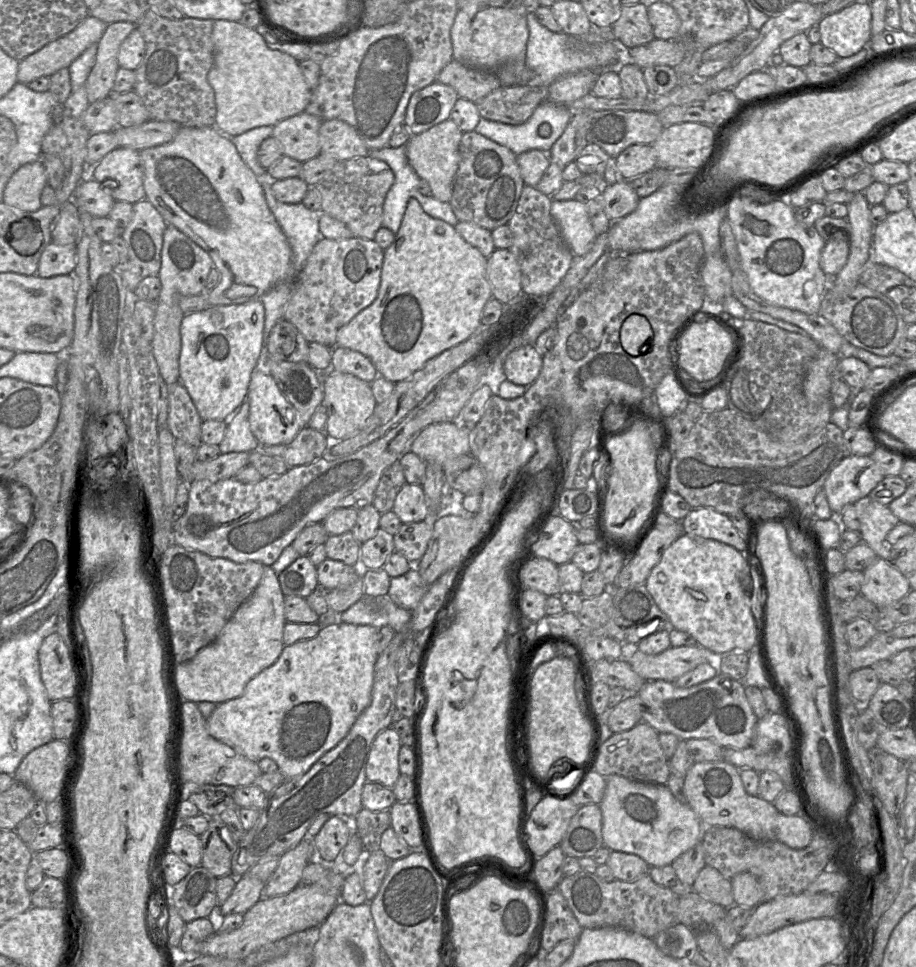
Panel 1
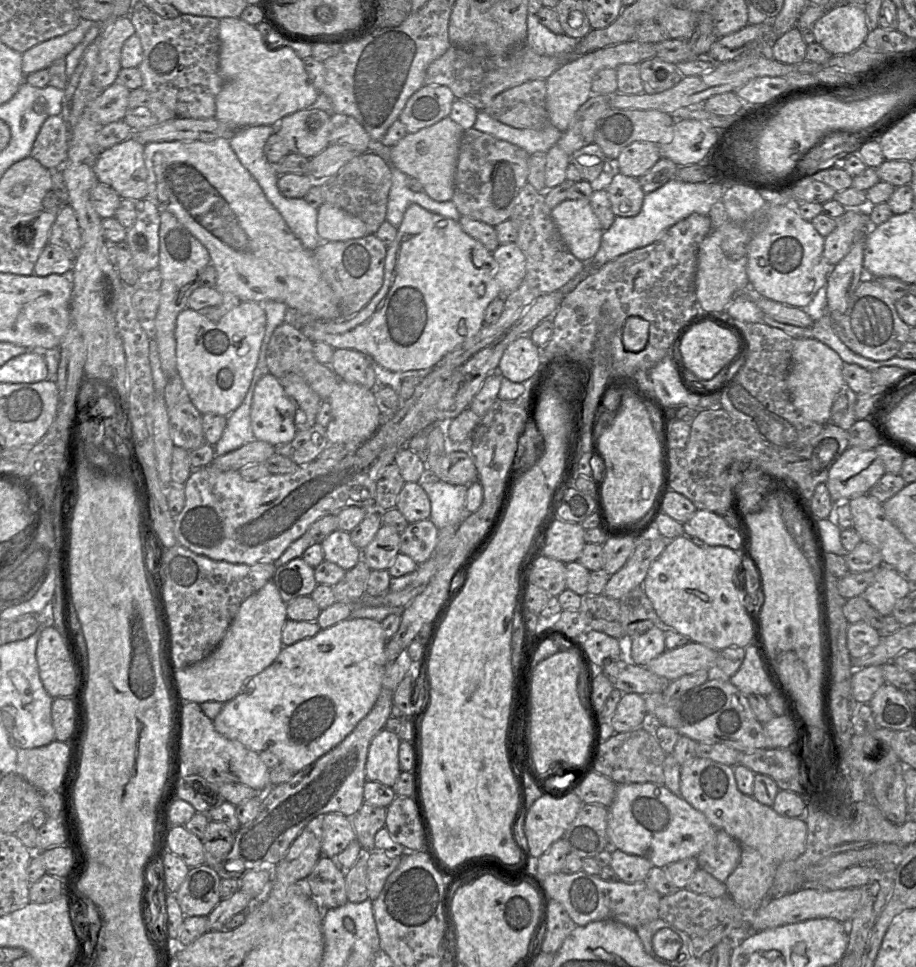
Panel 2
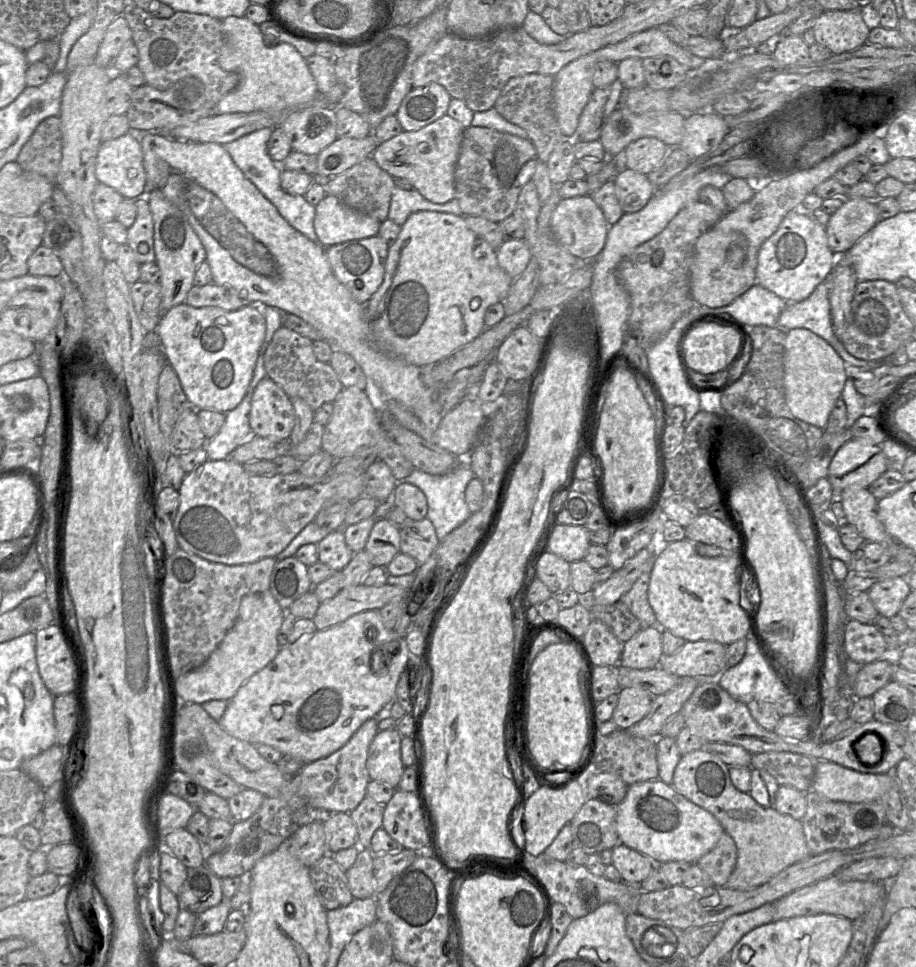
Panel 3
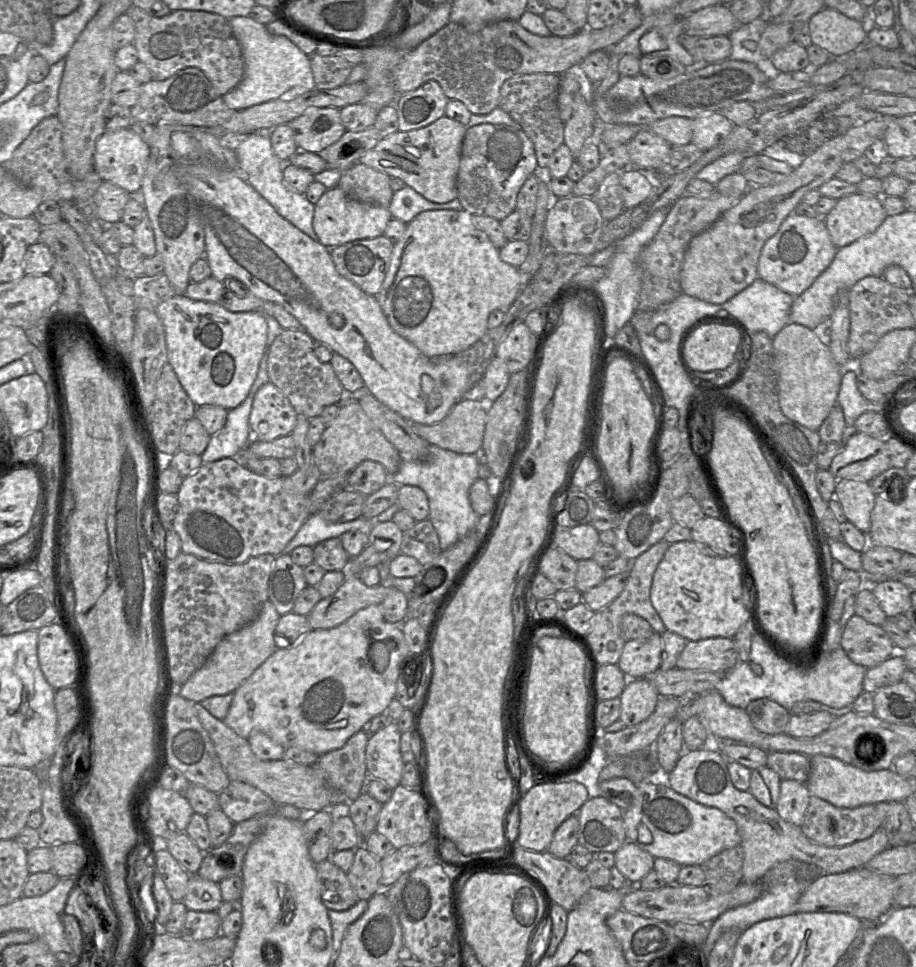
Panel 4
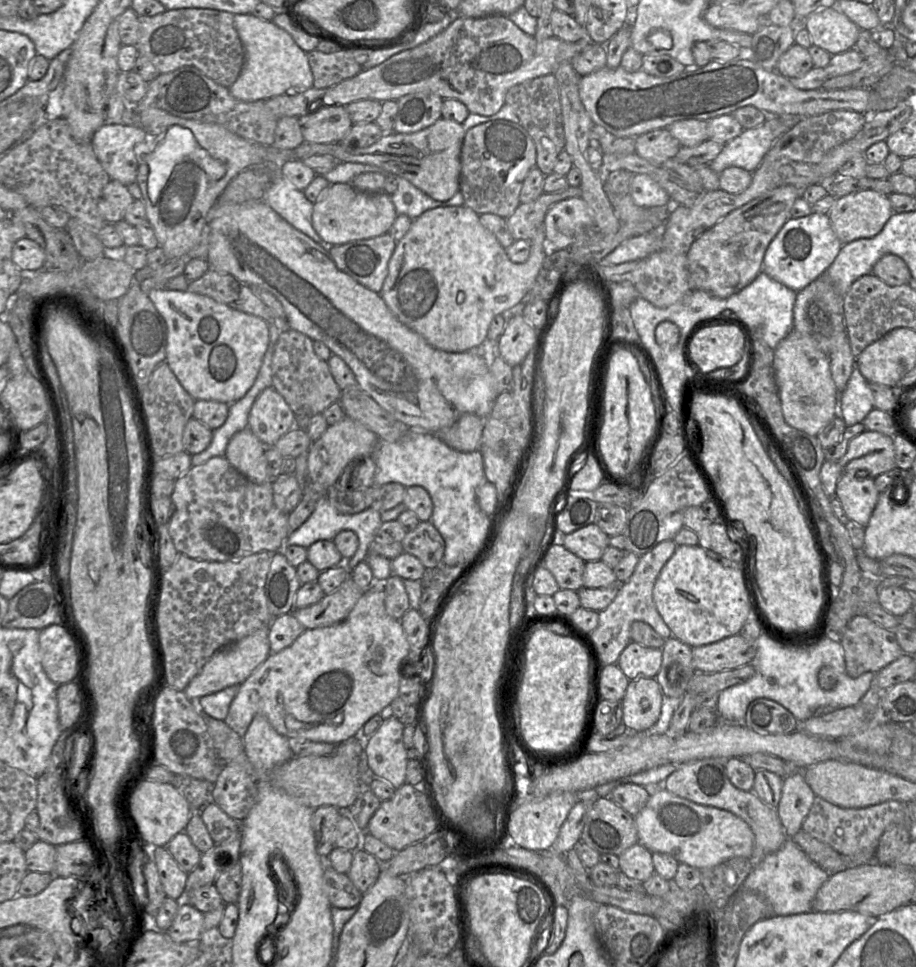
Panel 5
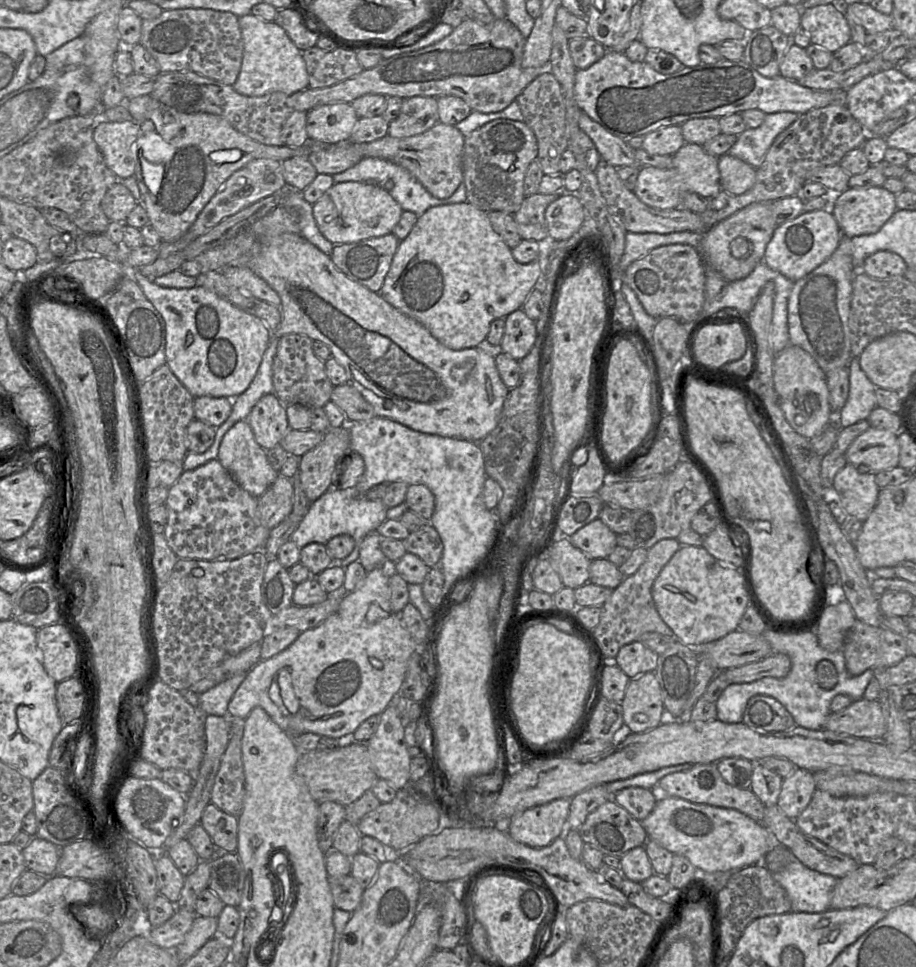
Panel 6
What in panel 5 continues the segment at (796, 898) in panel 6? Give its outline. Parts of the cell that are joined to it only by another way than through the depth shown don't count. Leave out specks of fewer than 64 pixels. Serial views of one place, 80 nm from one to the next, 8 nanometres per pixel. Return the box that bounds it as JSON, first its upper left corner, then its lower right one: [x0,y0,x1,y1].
[742,840,830,916]

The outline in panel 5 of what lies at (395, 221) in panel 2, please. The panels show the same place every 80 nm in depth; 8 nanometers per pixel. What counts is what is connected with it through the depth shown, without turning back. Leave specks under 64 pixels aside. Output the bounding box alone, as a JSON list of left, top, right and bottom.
[391,176,465,220]

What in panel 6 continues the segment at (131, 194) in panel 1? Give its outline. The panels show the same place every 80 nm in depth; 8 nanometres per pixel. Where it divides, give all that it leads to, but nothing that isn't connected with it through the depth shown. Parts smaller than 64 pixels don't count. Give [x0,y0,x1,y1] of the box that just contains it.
[93,119,140,180]

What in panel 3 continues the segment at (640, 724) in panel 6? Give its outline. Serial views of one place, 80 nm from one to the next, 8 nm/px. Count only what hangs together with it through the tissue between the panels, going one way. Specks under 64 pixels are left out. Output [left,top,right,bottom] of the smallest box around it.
[612,688,654,729]

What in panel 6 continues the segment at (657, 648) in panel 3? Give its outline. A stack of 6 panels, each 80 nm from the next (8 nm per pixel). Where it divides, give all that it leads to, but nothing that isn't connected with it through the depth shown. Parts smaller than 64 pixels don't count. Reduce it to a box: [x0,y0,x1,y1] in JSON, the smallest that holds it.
[615,641,659,679]

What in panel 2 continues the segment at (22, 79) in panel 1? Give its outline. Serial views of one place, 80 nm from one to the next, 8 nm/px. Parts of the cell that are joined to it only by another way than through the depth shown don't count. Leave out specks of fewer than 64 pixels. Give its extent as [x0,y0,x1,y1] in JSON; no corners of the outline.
[22,20,95,76]

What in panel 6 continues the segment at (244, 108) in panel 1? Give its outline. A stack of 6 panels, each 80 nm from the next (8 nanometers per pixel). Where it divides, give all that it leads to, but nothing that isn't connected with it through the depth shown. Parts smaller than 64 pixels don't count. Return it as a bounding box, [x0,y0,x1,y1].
[236,14,309,96]

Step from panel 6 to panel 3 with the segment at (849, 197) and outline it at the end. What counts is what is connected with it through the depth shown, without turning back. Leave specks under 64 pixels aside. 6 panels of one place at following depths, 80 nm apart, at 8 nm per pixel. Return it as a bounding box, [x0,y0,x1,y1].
[825,198,878,256]

